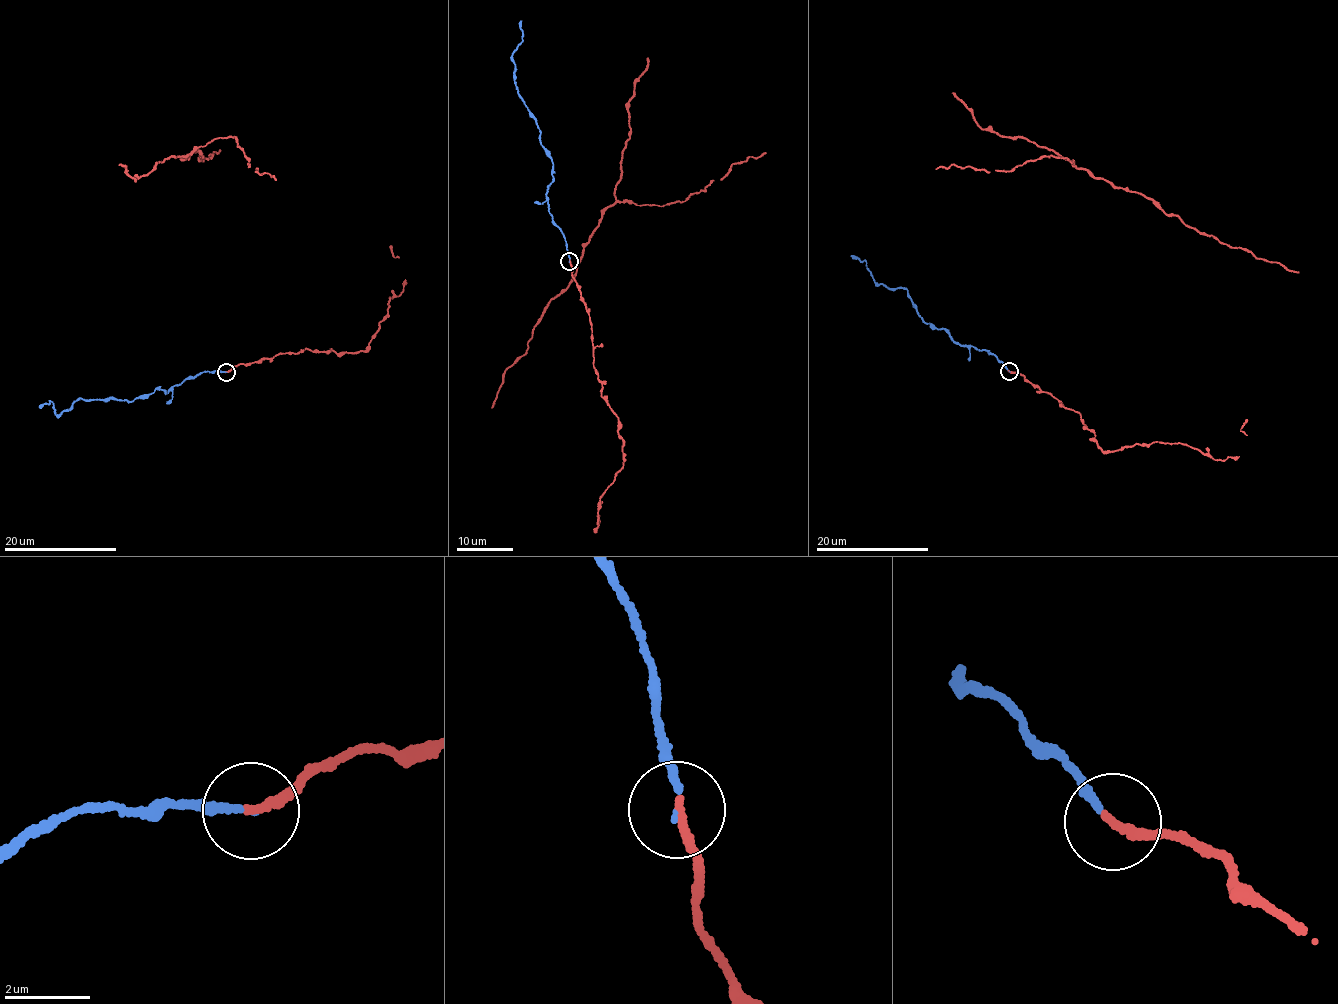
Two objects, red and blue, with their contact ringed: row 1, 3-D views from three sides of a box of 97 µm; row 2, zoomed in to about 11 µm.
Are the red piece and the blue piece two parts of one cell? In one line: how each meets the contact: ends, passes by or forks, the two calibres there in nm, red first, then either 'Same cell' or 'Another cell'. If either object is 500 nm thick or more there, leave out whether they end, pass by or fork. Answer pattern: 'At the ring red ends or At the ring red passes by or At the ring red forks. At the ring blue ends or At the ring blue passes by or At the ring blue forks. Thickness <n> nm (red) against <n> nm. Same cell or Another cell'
At the ring red ends. At the ring blue ends. Thickness 200 nm (red) against 120 nm. Same cell

